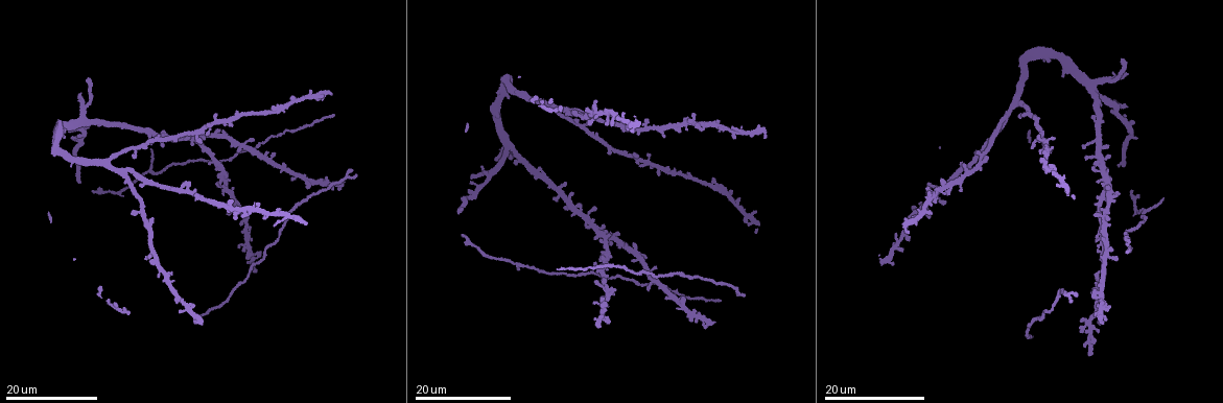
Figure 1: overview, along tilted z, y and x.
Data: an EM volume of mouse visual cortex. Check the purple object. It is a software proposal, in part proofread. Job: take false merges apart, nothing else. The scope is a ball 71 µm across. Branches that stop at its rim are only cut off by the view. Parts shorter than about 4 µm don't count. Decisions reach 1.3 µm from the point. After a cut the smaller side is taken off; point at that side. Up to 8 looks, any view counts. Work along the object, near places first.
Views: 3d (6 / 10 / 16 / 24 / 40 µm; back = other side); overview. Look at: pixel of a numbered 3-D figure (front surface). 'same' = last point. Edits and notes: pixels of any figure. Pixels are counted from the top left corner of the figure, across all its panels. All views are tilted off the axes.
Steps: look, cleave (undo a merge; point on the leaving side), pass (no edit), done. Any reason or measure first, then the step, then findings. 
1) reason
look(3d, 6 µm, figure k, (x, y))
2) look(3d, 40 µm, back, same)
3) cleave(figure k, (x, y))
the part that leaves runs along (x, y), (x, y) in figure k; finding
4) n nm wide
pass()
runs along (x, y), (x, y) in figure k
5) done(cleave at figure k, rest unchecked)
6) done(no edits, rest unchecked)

four-way junction
look(3d, 24 µm, figure 1, (152, 253))

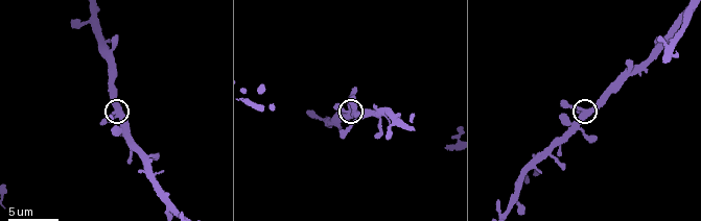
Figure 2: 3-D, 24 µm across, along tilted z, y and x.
look(3d, 10 µm, figure 2, (119, 116))

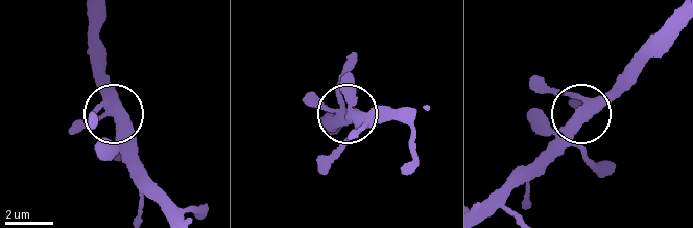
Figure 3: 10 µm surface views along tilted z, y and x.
4 arms
pass()
runs along (680, 28), (570, 123), (533, 122) in figure 3; all the same neuron

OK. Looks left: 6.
thick turns thin
look(3d, 16 µm, figure 1, (1146, 211))

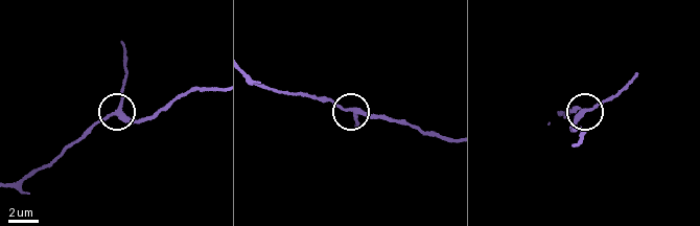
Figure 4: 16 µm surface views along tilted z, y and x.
look(3d, 10 µm, figure 4, (114, 113))

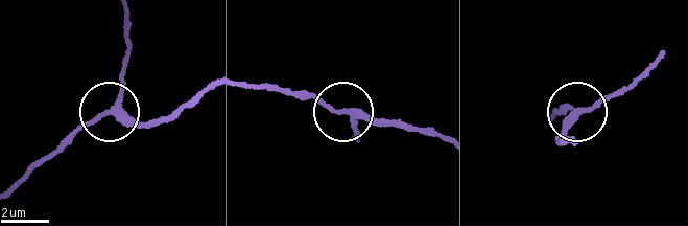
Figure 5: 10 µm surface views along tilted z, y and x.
3 arms
pass()
runs along (207, 88), (163, 118), (140, 121), (105, 112), (54, 156) in figure 5; continuous, no second neuron

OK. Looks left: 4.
looks like a crossing
look(3d, 16 µm, figure 1, (1098, 295))

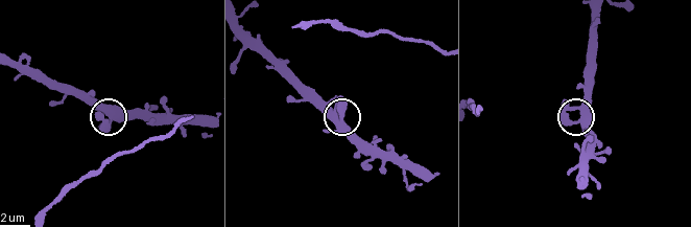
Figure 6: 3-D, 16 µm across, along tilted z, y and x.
closer look
look(3d, 10 µm, figure 6, (341, 122))

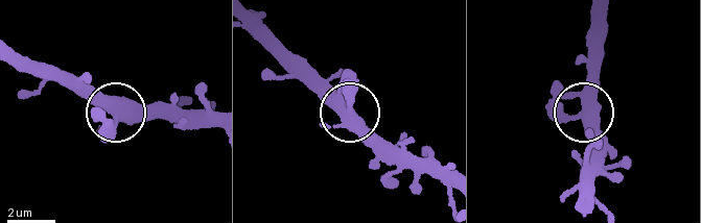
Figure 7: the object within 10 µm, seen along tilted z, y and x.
4 arms
pass()
runs along (251, 13), (393, 146) in figure 7; one neuron here

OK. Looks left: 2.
look(3d, 16 µm, figure 1, (687, 278))

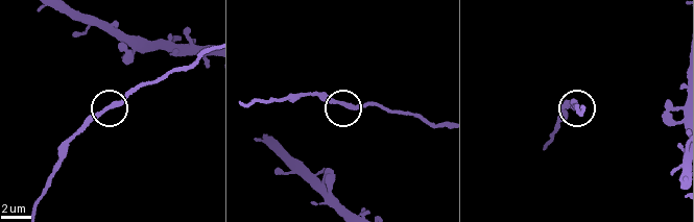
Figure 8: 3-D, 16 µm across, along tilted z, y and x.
look(3d, 6 µm, figure 8, (349, 105))

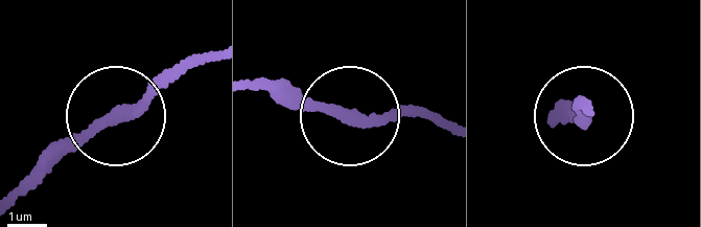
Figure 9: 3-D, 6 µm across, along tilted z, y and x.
pass()
one neuron here

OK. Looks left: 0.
done(no edits, rest unchecked)

